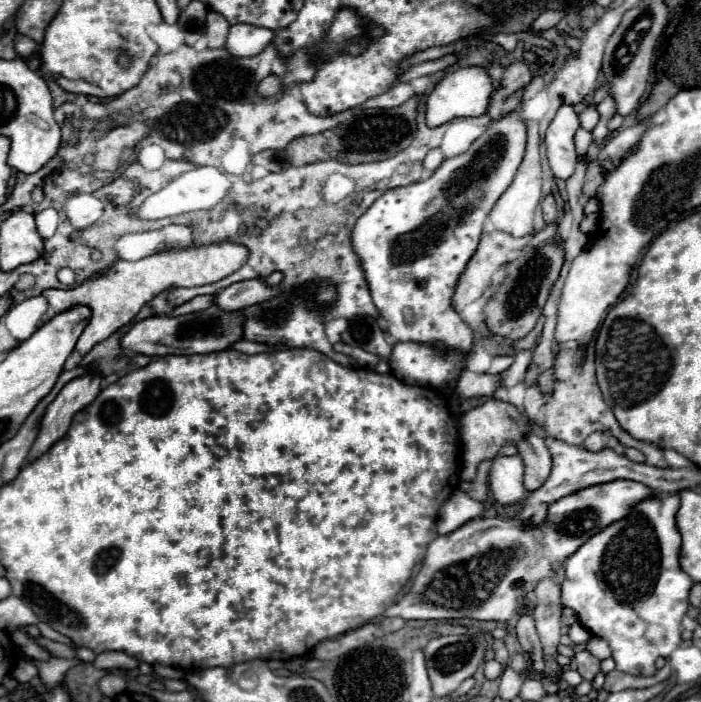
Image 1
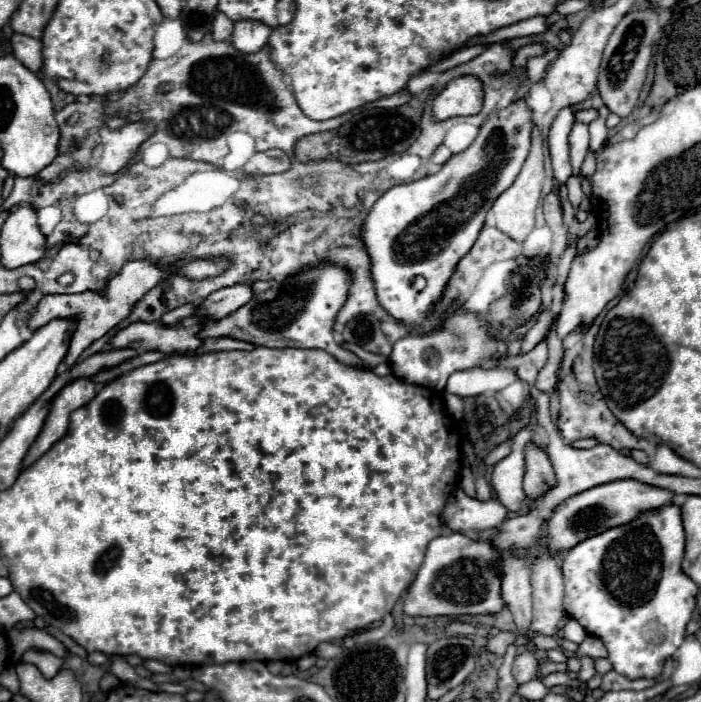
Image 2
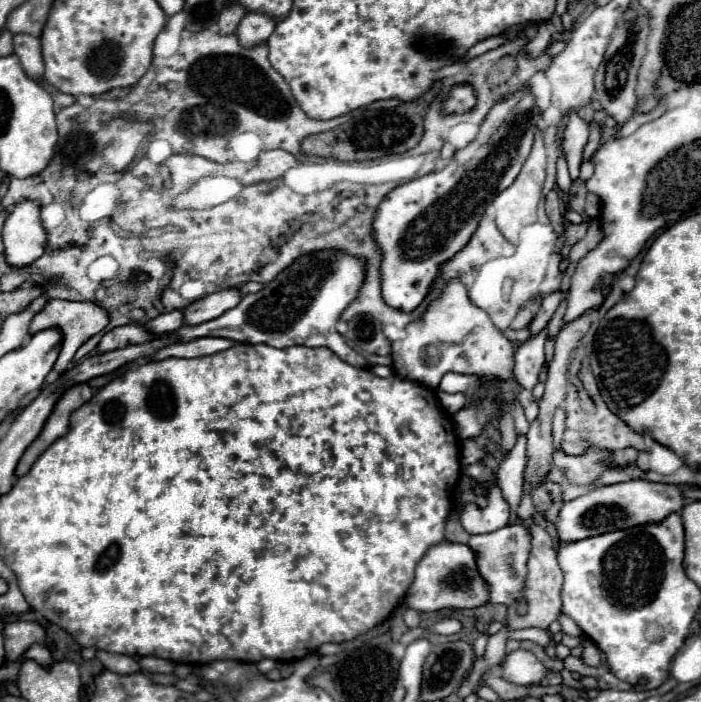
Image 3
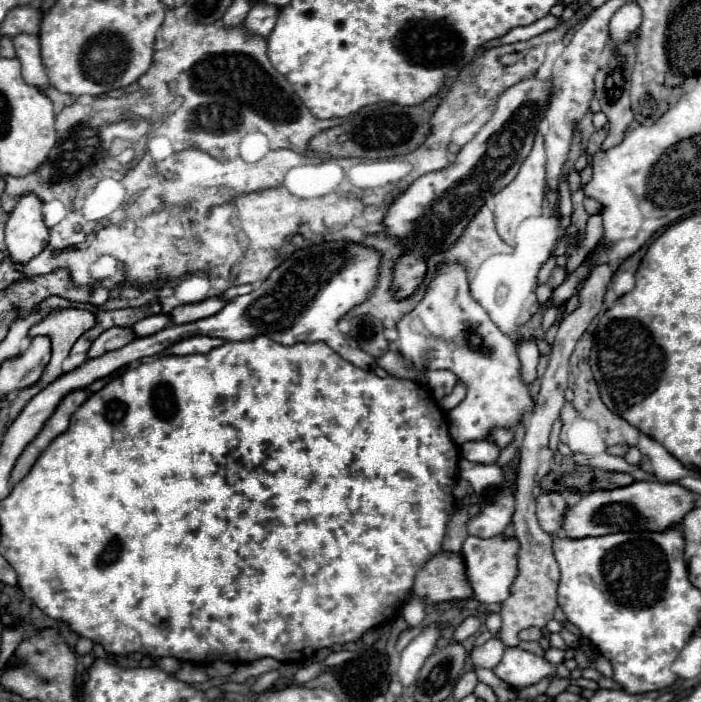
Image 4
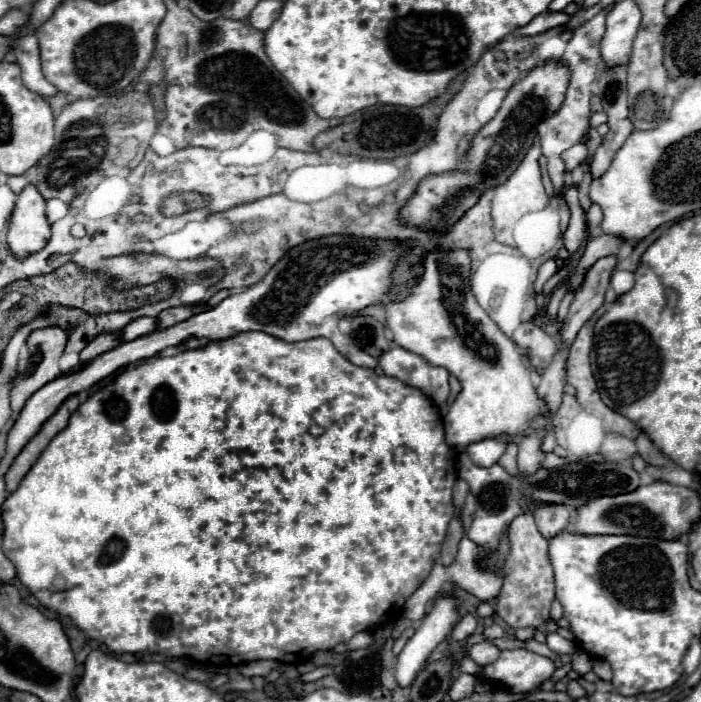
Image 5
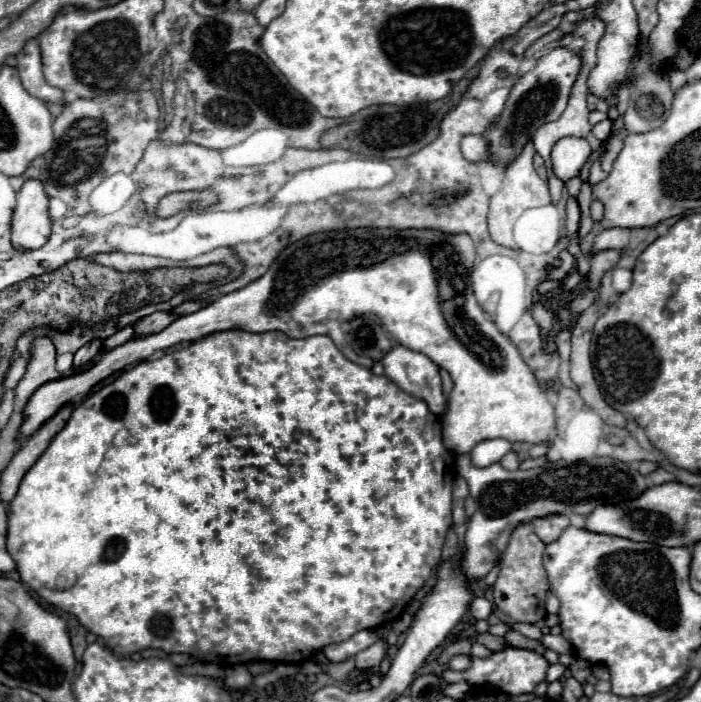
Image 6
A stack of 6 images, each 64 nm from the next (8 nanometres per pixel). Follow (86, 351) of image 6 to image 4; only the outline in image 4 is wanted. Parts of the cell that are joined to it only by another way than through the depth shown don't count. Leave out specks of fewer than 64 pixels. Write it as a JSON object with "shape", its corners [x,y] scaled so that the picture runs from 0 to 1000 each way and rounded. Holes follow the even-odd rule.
{"shape":[[[157,467],[134,484],[131,496],[126,499],[126,510],[137,510],[157,499],[168,499],[168,496],[185,490],[188,484],[194,484],[194,476],[188,467]]]}

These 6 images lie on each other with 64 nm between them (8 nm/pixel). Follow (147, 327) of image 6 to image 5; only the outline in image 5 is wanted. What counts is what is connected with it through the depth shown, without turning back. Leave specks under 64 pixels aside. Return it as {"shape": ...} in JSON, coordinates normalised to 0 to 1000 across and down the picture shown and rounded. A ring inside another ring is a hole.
{"shape":[[[291,433],[291,436],[271,436],[271,439],[268,439],[268,436],[240,439],[240,442],[228,444],[228,450],[225,450],[225,456],[228,456],[225,467],[240,467],[240,464],[248,464],[248,462],[262,459],[262,456],[274,453],[277,447],[285,447],[285,444],[294,444],[294,442],[302,442],[302,436]]]}

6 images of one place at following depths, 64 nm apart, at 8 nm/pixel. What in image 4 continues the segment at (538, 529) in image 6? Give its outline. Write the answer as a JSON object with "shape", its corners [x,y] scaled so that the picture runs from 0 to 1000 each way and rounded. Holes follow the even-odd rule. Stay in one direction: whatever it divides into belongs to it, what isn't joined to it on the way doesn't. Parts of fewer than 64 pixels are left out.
{"shape":[[[779,701],[765,709],[765,735],[782,761],[793,761],[802,749],[807,715],[799,701]]]}

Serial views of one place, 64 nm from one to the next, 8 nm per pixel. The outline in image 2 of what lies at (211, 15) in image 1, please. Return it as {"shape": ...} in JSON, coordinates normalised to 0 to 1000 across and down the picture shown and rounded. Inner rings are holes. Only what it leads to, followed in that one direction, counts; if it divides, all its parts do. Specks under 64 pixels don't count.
{"shape":[[[308,17],[305,28],[302,28],[302,46],[300,46],[302,57],[308,57],[308,60],[328,57],[331,40],[334,40],[334,31],[325,28],[325,23],[320,23],[317,17]]]}

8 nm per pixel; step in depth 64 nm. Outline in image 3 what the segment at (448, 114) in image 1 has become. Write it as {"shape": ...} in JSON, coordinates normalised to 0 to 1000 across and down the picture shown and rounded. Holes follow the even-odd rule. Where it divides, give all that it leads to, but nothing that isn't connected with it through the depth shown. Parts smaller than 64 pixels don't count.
{"shape":[[[662,117],[662,120],[645,123],[645,128],[639,131],[628,157],[631,157],[631,162],[662,162],[662,160],[676,157],[676,151],[679,151],[676,123]]]}

